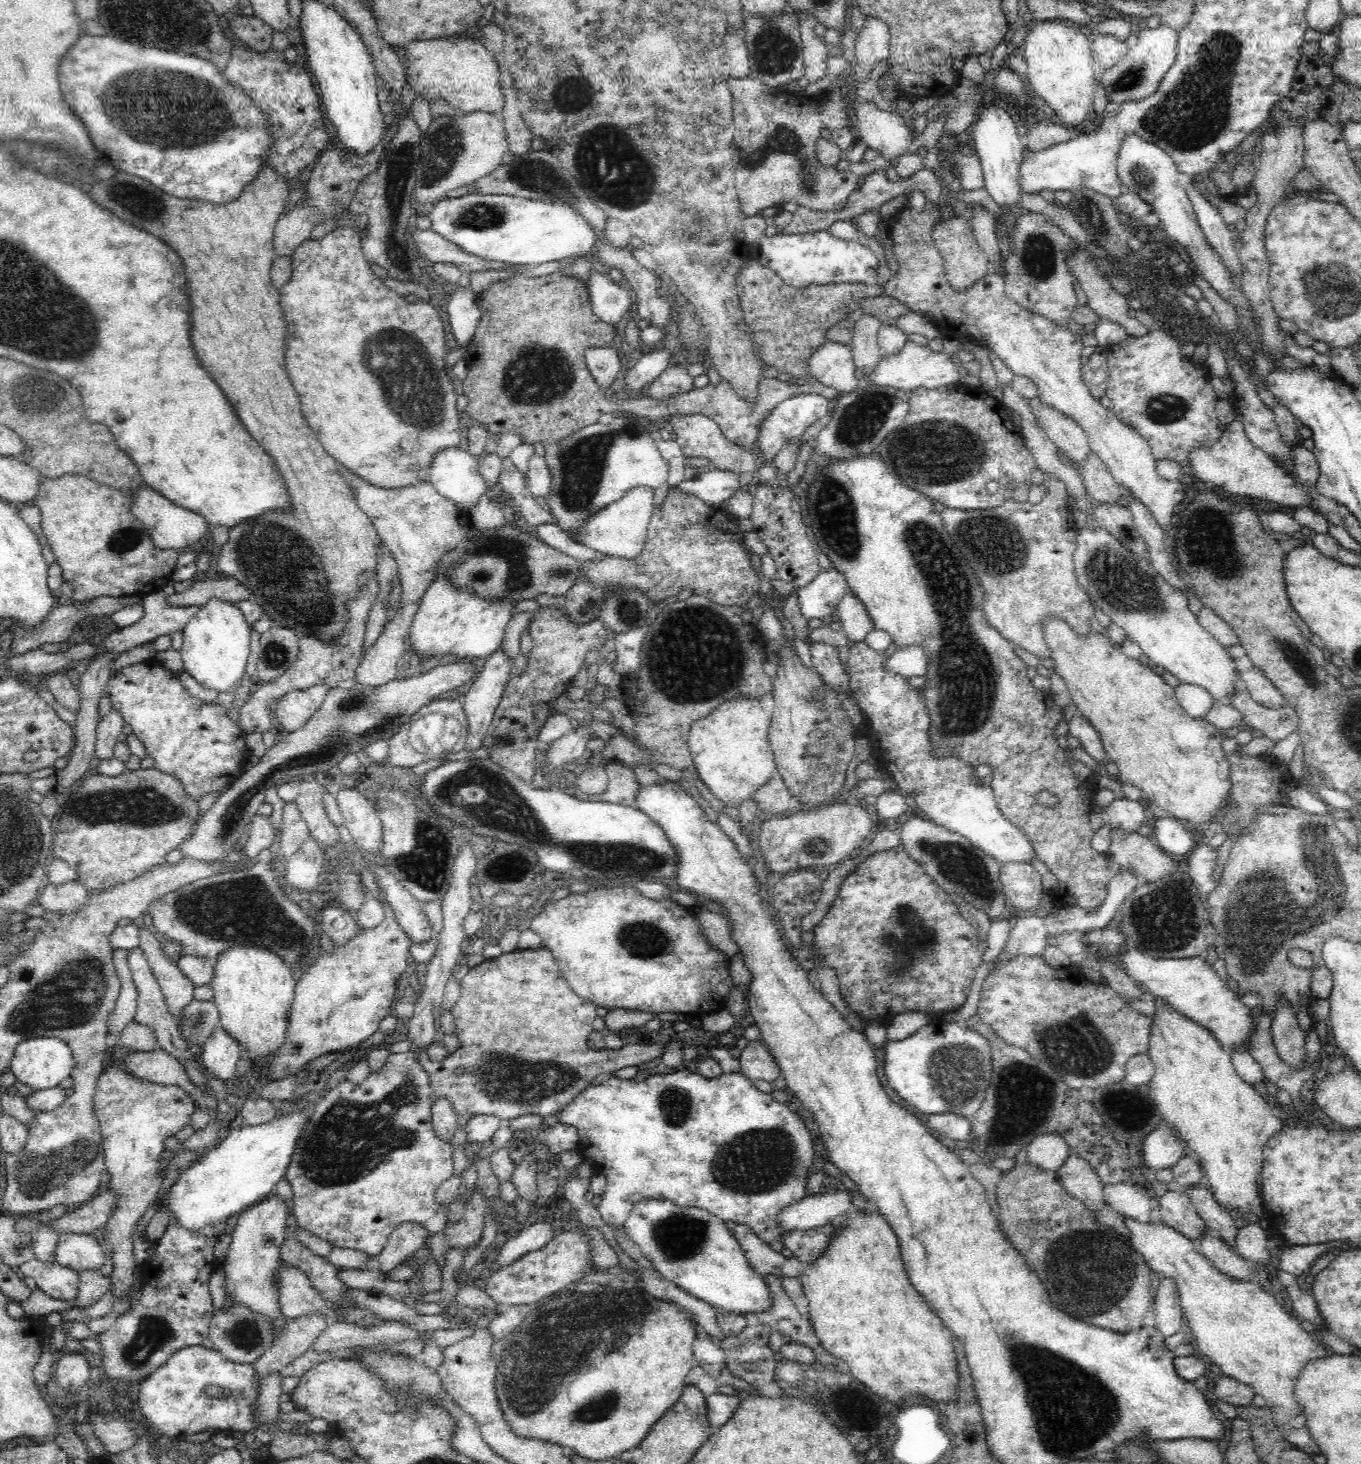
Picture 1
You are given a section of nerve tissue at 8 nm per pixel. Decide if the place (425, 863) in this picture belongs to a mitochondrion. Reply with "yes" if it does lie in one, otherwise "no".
yes

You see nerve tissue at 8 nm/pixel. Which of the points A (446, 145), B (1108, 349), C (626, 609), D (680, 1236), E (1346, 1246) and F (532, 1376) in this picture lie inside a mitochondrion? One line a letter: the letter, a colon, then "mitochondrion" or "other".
A: mitochondrion
B: other
C: mitochondrion
D: mitochondrion
E: other
F: mitochondrion

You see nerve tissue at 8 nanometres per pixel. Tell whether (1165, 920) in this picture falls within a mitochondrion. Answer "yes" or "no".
yes

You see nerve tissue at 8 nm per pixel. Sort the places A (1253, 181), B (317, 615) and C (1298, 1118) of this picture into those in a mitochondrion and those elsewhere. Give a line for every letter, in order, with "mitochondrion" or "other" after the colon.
A: other
B: mitochondrion
C: other

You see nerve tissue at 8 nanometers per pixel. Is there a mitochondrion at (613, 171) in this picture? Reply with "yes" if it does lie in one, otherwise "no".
yes

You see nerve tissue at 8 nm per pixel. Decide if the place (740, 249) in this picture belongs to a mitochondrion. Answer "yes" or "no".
no

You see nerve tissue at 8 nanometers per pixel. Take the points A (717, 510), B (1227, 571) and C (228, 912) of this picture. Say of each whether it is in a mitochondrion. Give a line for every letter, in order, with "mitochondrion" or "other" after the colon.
A: other
B: mitochondrion
C: mitochondrion

